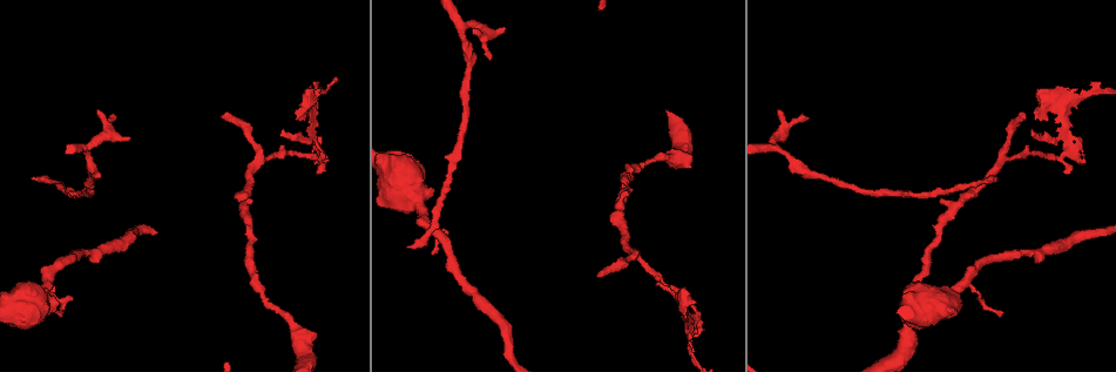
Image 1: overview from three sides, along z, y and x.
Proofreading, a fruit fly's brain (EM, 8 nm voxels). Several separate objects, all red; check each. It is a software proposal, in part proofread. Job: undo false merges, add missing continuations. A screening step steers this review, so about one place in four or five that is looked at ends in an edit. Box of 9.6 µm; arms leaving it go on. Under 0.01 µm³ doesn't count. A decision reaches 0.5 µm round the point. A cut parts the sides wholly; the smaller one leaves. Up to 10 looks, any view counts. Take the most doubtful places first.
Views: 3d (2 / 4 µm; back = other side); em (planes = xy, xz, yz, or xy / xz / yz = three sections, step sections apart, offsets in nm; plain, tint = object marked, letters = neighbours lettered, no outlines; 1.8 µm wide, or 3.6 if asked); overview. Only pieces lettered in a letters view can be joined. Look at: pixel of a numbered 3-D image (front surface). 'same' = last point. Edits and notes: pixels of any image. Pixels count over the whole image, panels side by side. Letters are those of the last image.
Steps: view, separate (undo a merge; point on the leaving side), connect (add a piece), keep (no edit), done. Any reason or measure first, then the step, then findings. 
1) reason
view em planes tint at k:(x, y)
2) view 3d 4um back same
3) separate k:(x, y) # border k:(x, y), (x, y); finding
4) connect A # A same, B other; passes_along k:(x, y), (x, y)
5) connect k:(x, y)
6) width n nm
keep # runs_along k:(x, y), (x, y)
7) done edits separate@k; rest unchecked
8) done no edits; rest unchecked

abrupt turn
view em planes plain at 1:(1063, 148)

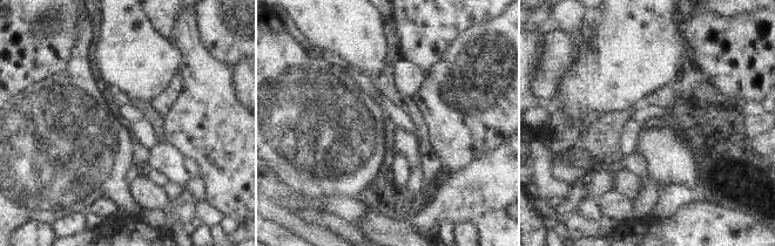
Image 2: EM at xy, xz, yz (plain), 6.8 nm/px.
view em planes letters same

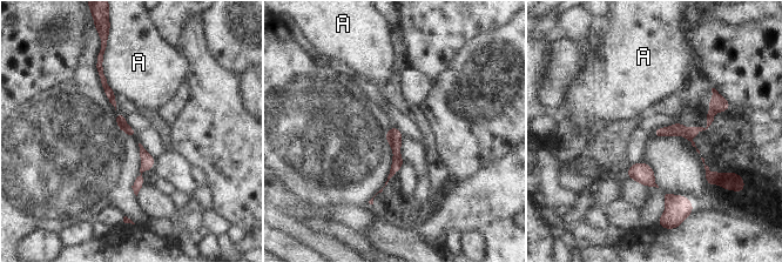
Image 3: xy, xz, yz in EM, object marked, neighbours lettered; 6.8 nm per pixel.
keep # A other; border 3:(102, 55), (102, 73), (115, 93); one neuron here

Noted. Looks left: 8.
view em planes letters at 1:(472, 29)

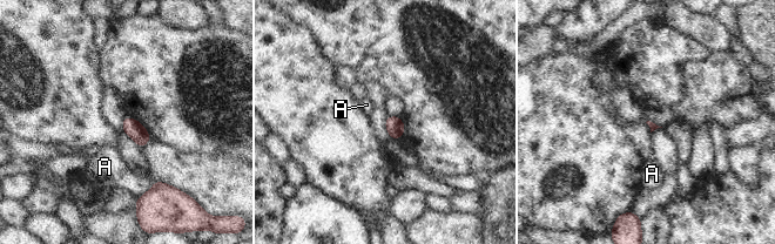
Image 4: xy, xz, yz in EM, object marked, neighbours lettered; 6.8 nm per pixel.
keep # A other; border 4:(153, 181), (153, 185), (137, 198); no lettered piece goes on from it

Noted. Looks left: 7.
an open end
view em planes letters at 1:(1026, 114)

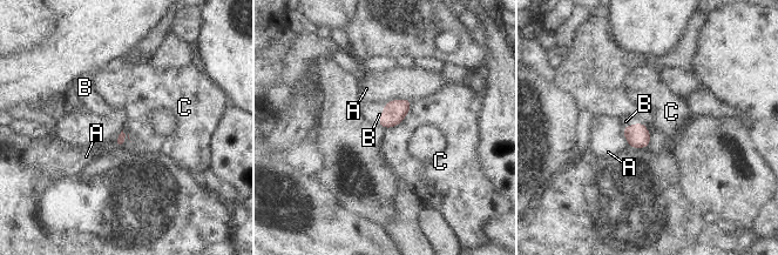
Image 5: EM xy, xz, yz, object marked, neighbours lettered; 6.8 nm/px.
connect B # A other, B same, C other; passes_along 5:(394, 112), (381, 114), (372, 112); the neuron continues

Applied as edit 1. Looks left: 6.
see it whole again
view overview

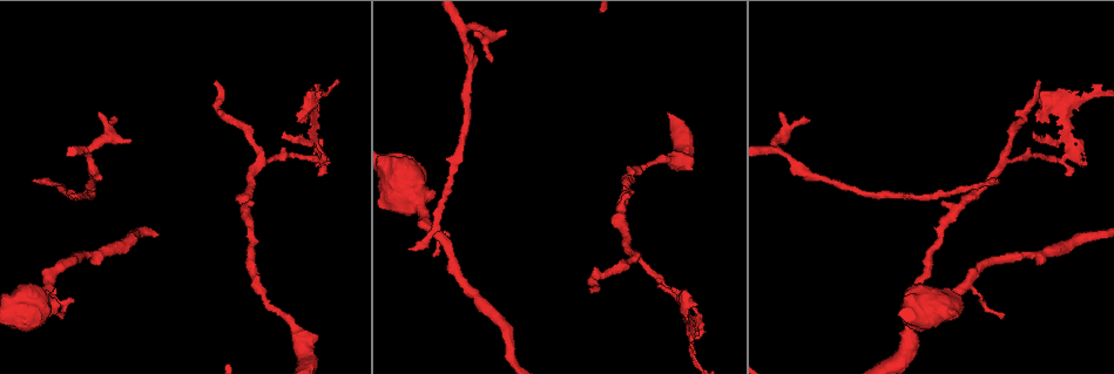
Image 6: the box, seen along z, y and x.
end of a long branch
view em yz step 8 tint at 6:(33, 179)

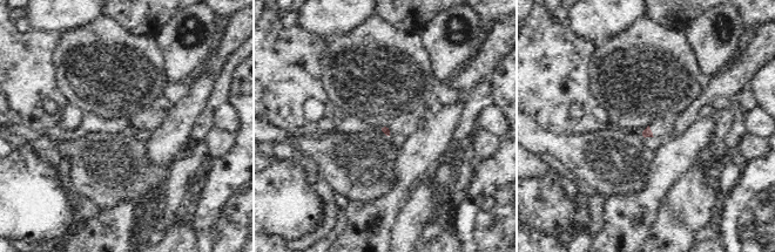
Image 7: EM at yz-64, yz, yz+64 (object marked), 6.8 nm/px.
view em xy step 4 letters same

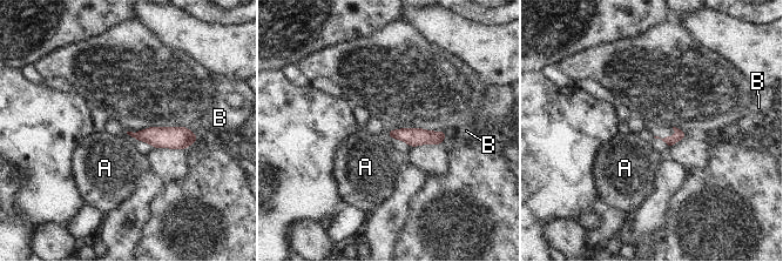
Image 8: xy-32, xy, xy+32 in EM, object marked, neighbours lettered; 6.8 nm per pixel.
keep # A other, B other; border 8:(127, 133), (136, 140); none of them fits

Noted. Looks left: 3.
done edits connect@5; rest unchecked

